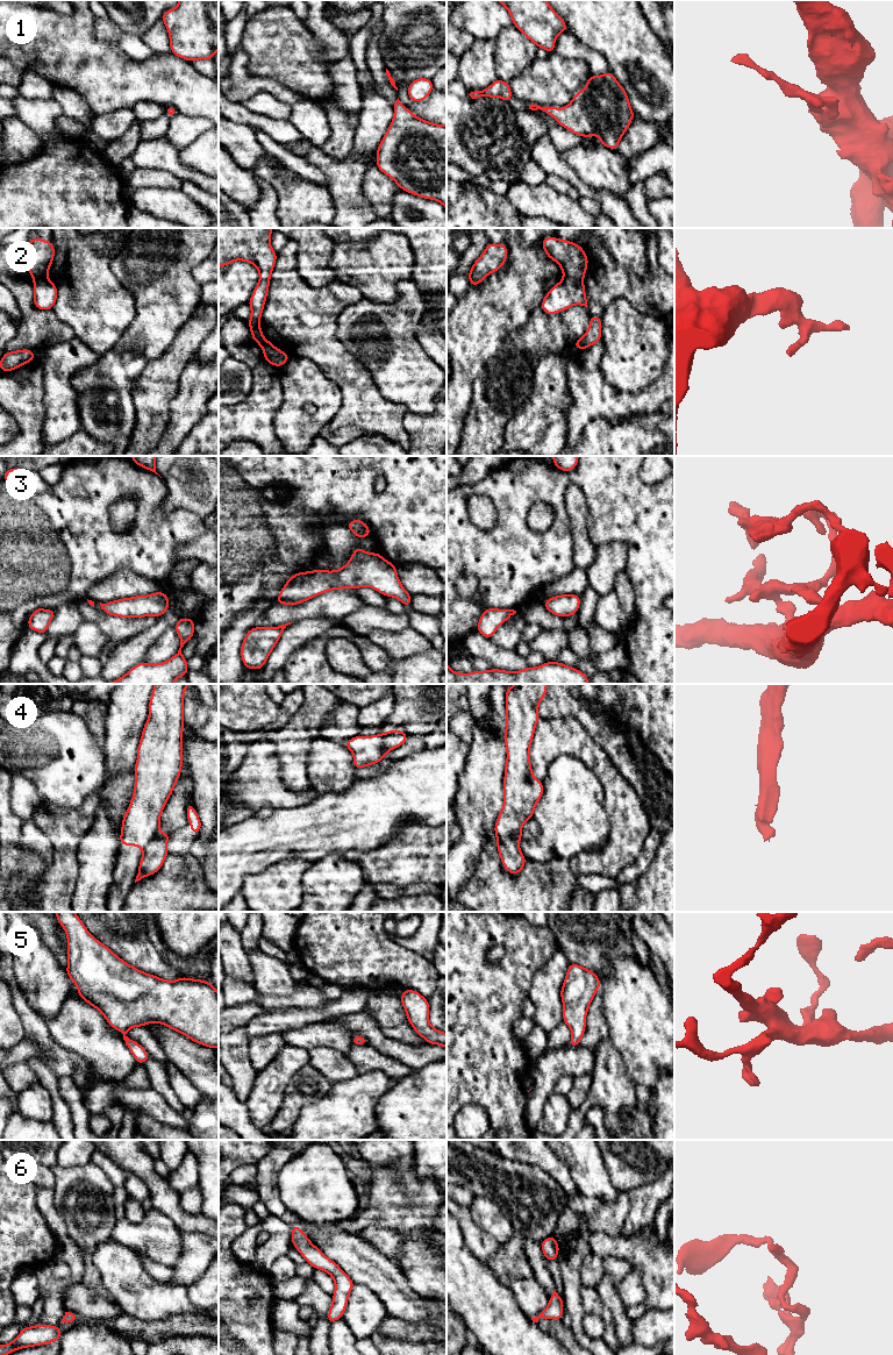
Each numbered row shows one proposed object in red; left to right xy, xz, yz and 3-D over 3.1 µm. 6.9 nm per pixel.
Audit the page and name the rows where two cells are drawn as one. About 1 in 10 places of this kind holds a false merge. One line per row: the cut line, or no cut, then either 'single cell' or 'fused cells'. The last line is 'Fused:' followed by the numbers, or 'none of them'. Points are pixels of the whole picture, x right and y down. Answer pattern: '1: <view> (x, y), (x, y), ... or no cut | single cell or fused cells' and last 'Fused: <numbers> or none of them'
1: no cut | single cell
2: yz (564, 277), (581, 280) | fused cells
3: no cut | single cell
4: yz (518, 840), (504, 838), (497, 841) | fused cells
5: no cut | single cell
6: no cut | single cell
Fused: 2, 4

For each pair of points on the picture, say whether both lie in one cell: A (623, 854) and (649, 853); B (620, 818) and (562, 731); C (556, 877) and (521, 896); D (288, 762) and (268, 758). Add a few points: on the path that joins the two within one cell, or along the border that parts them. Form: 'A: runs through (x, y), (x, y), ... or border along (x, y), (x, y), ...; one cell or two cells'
A: border along (650, 829), (640, 856), (620, 871); two cells
B: runs through (619, 796), (606, 771), (584, 749); one cell
C: runs through (548, 885), (537, 896), (529, 896); one cell
D: border along (274, 743), (278, 750), (279, 777), (286, 787); two cells

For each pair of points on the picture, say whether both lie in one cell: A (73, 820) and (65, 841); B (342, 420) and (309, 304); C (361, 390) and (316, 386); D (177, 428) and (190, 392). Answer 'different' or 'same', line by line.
A: same
B: same
C: different
D: same

